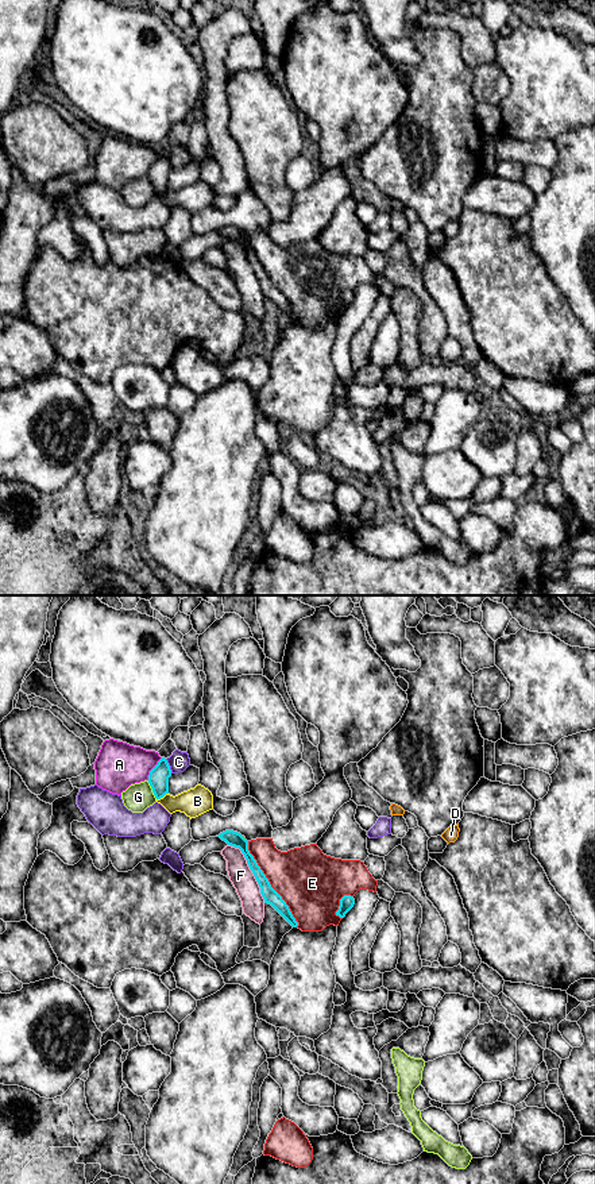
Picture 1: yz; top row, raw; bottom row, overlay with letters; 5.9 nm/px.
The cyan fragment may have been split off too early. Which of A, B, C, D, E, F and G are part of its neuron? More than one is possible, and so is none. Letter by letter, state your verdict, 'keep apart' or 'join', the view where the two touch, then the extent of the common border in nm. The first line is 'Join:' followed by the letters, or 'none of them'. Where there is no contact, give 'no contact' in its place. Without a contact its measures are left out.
Join: none of them
A: keep apart; contact in yz; length 160 nm
B: keep apart; contact in yz; length 80 nm
C: keep apart; contact in yz; length 100 nm
D: keep apart; contact in yz; length 30 nm
E: keep apart; contact in yz; length 600 nm
F: keep apart; contact in yz; length 420 nm
G: keep apart; contact in yz; length 130 nm

